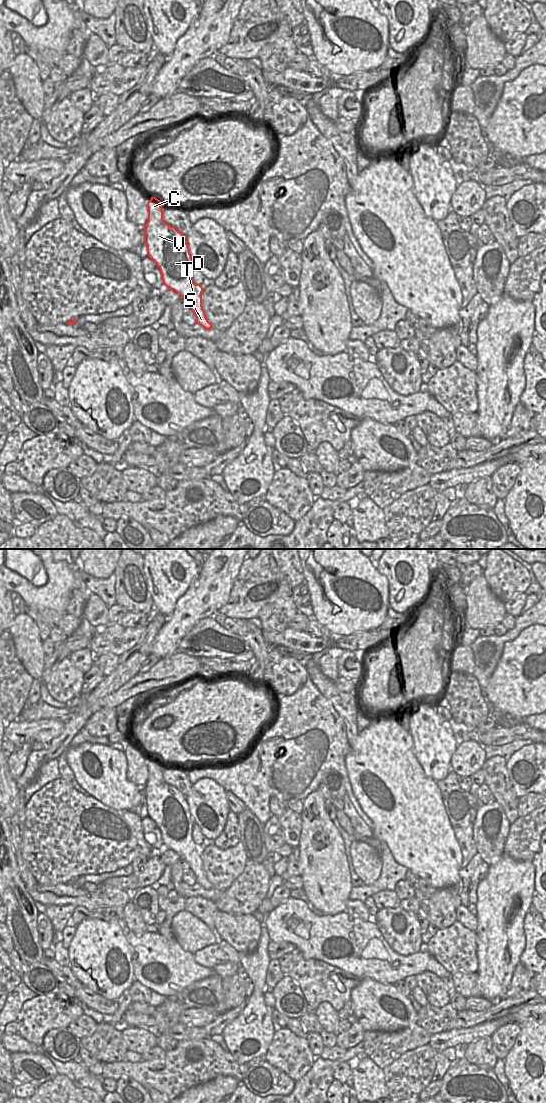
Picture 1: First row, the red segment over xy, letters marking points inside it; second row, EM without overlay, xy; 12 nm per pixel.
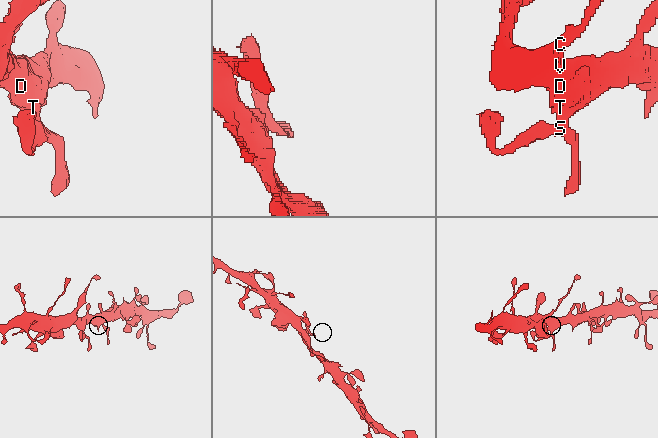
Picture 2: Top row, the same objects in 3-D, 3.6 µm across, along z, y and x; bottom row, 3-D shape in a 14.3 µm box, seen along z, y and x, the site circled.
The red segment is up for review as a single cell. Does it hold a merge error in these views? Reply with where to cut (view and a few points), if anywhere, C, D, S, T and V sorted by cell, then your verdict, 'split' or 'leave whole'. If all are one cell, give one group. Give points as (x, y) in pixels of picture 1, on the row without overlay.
xy (201, 865), (192, 869) | C D T V / S | split

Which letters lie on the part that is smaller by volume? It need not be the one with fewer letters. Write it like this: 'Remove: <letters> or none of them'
Remove: S

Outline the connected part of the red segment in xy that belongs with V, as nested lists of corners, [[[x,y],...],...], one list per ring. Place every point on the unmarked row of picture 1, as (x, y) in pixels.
[[[153,756],[147,762],[148,781],[143,790],[148,817],[159,827],[163,845],[177,852],[196,870],[202,866],[204,848],[192,839],[194,820],[186,796],[163,780],[163,766]]]

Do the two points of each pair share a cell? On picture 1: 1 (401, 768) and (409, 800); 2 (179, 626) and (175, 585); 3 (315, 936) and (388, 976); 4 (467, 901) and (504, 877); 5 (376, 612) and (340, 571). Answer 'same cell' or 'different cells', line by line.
1: same cell
2: different cells
3: same cell
4: different cells
5: same cell

